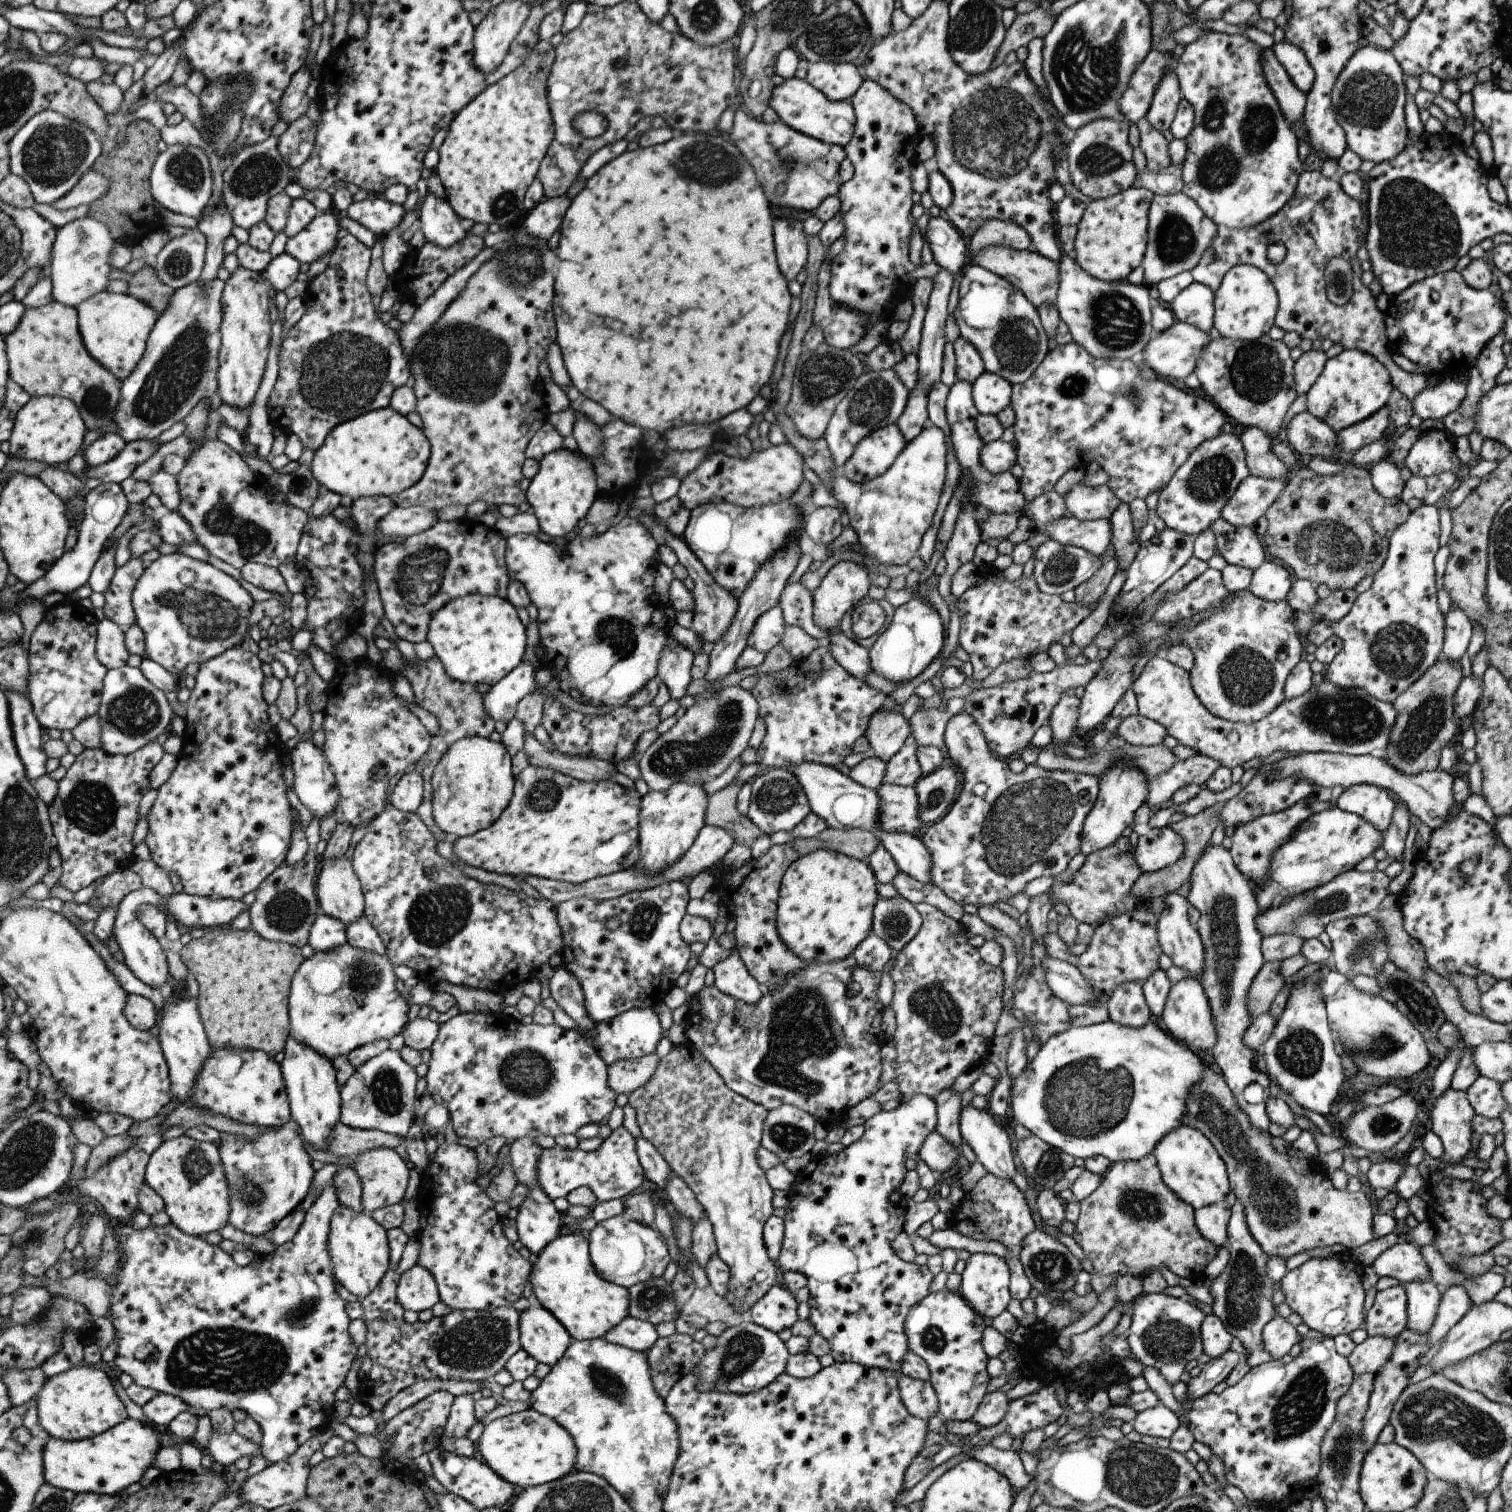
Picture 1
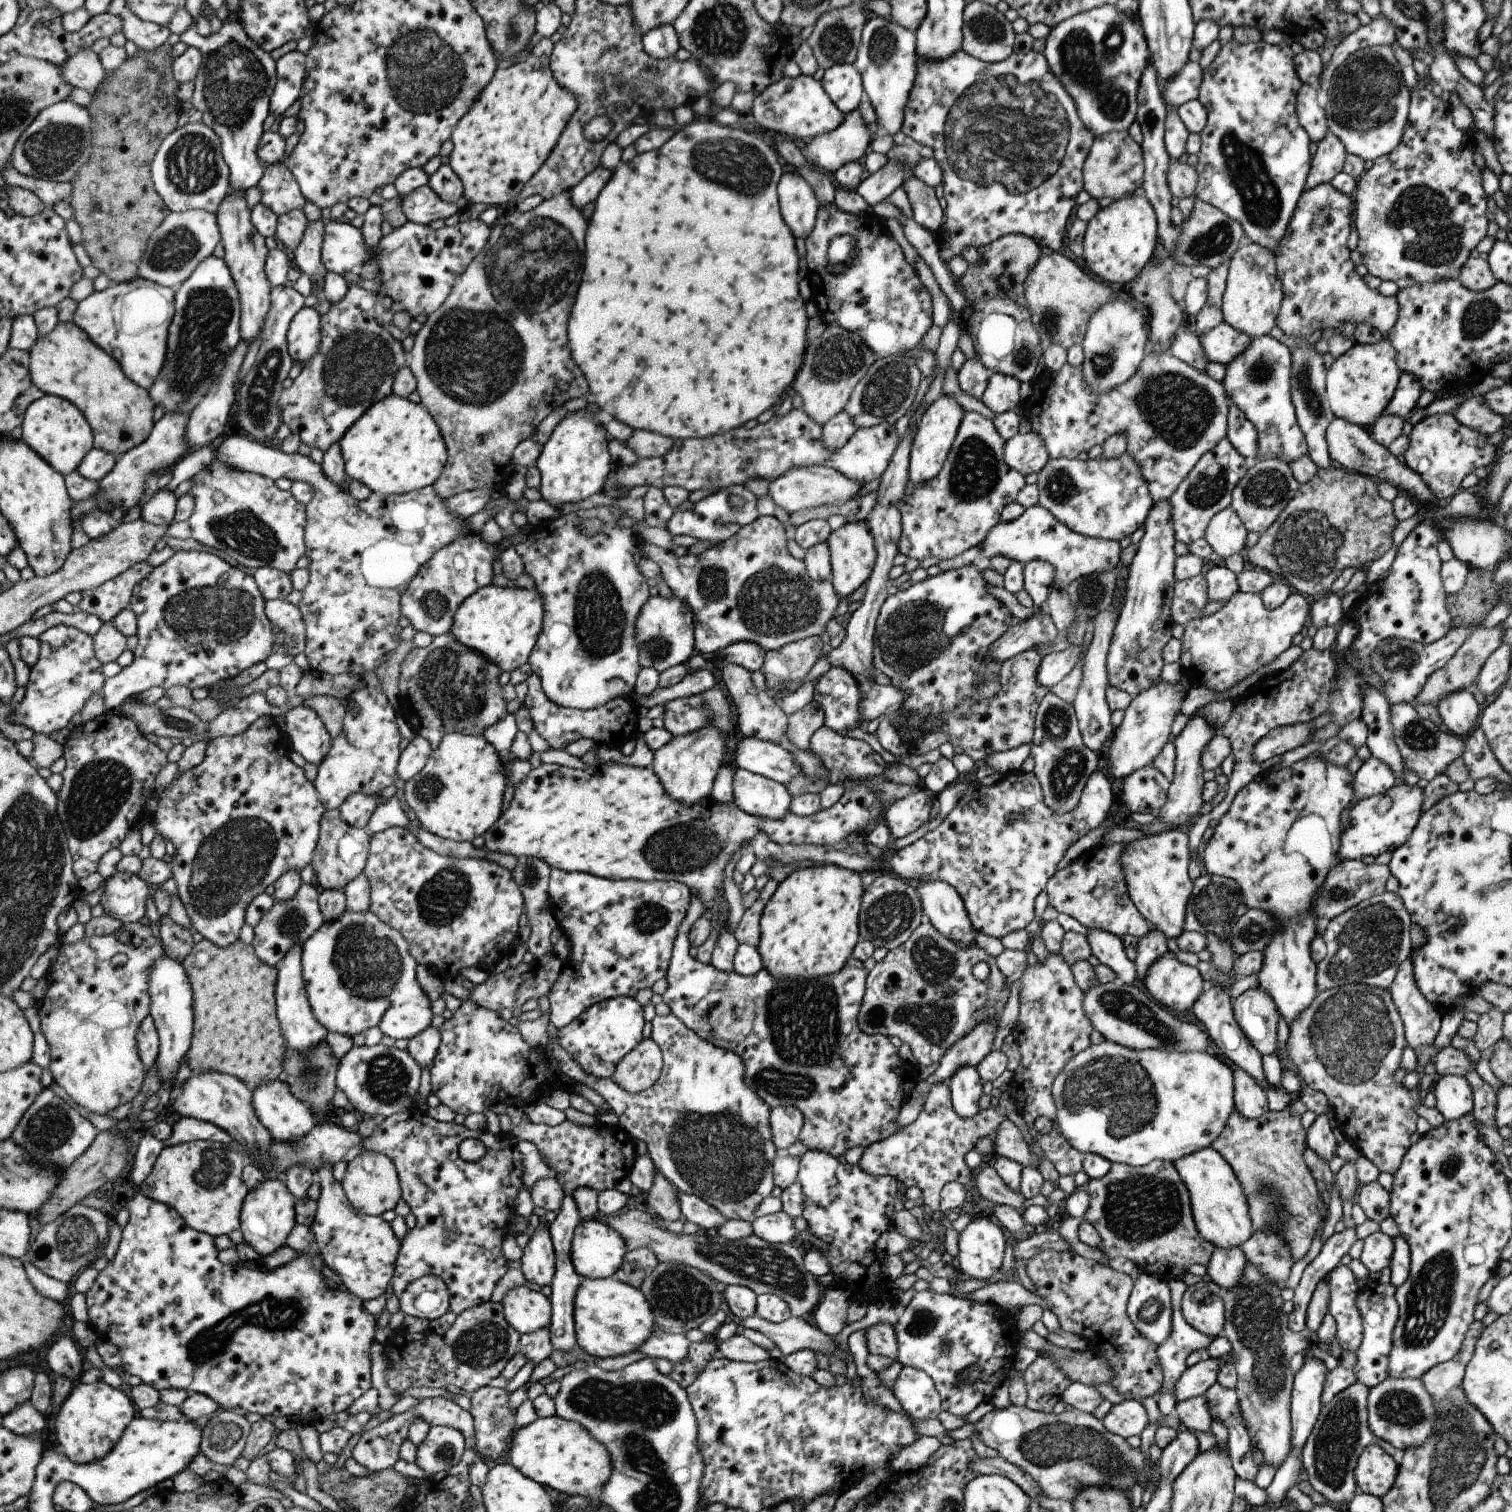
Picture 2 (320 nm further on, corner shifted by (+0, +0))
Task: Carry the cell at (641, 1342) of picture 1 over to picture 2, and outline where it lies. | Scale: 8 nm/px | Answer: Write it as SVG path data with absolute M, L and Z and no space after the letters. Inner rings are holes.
M679 1333L652 1334L638 1350L648 1357L665 1358L671 1363L678 1363L686 1357L689 1346L688 1338Z

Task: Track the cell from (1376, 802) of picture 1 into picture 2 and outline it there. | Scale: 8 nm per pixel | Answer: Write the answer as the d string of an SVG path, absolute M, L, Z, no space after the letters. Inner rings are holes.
M1370 755L1354 773L1352 790L1359 799L1385 794L1396 783L1392 768L1377 757Z

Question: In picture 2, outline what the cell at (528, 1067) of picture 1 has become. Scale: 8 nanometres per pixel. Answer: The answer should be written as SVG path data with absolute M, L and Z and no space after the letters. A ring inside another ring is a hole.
M472 1000L460 1002L448 1020L438 1028L440 1043L437 1054L430 1066L430 1094L434 1094L441 1104L445 1104L455 1114L473 1114L482 1112L496 1102L505 1102L521 1108L529 1101L546 1096L553 1090L563 1090L562 1080L558 1077L547 1077L544 1073L546 1060L540 1049L531 1048L523 1042L518 1028L503 1020L494 1010L480 1007Z

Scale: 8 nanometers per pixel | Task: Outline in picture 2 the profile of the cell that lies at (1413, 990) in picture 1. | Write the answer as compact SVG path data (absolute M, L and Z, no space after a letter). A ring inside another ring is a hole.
M1474 1070L1465 1073L1464 1077L1472 1090L1472 1115L1482 1125L1497 1128L1494 1121L1497 1101L1495 1090L1485 1083Z

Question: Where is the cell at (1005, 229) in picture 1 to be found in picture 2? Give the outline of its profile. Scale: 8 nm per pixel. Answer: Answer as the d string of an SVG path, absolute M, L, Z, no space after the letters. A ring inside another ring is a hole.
M1009 233L993 240L988 245L976 248L978 261L967 265L966 271L958 278L963 288L964 298L971 304L981 300L1000 297L1001 299L1017 300L1023 298L1024 278L1035 266L1041 256L1040 246L1029 237L1017 233ZM1005 274L1012 282L1011 288L1003 292L997 284L997 278Z

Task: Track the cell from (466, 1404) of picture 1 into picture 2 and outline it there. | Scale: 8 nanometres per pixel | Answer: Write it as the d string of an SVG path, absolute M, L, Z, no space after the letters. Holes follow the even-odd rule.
M430 1426L429 1434L417 1448L416 1462L426 1476L444 1475L455 1468L465 1454L465 1438L457 1429Z

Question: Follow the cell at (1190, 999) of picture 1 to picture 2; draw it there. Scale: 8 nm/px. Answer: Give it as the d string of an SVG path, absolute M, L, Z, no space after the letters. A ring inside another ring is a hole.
M1171 951L1159 955L1138 983L1155 1002L1177 1012L1189 1010L1204 988L1195 967L1179 962Z

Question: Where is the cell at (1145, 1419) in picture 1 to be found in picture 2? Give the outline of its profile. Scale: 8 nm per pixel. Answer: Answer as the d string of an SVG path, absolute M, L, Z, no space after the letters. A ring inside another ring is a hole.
M1123 1399L1112 1404L1109 1411L1103 1416L1101 1424L1111 1434L1126 1439L1128 1436L1137 1436L1147 1426L1147 1414L1140 1402Z

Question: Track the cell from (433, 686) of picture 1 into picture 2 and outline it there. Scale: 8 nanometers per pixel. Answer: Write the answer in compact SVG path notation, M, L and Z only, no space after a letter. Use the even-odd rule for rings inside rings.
M450 632L434 636L428 647L413 648L400 665L401 716L415 735L431 741L432 749L447 733L481 736L483 729L507 714L497 683L500 674L495 663L473 653Z

